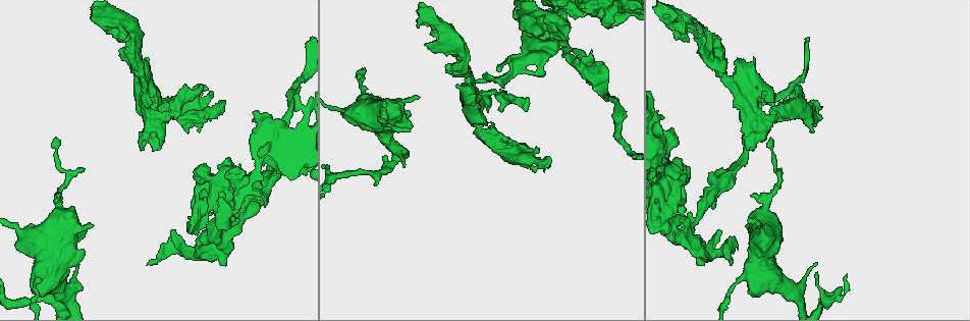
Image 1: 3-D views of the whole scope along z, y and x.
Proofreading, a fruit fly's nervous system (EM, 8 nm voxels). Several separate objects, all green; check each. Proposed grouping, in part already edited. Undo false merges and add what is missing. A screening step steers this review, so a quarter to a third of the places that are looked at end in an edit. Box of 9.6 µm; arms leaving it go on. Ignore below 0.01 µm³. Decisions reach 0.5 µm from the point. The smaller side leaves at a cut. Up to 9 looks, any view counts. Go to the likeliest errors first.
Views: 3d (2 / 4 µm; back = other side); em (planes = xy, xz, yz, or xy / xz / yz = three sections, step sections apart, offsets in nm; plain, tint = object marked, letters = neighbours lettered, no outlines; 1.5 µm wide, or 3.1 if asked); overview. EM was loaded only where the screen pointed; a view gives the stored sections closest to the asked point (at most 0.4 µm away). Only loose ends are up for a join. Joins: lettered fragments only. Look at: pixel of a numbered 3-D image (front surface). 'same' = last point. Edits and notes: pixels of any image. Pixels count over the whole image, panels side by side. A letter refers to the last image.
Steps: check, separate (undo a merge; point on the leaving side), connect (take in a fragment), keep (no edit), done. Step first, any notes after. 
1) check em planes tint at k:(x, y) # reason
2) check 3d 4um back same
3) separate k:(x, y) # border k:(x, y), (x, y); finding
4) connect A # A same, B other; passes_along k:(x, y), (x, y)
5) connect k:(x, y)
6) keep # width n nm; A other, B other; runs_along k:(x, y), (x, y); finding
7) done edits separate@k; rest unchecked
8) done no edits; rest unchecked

check 3d 2um at 1:(213, 204) # abrupt turn

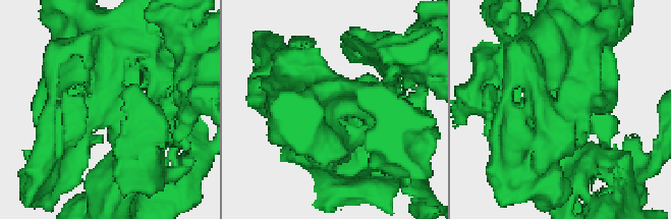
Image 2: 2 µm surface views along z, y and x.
check em planes plain at 2:(100, 108)

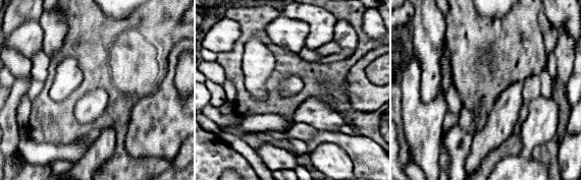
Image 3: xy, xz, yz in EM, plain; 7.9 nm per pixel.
check em planes letters same # see the neighbours

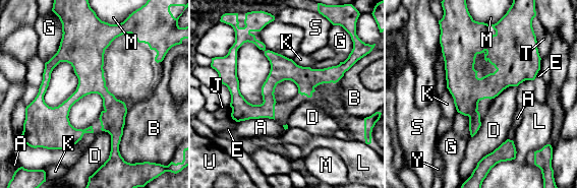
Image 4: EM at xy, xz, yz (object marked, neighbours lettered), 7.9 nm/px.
keep # longest_contact B 380 nm; A other, B other, D other, E other, G other, J other, K other, L other, M other, S other, T other, U other, Y other; runs_along 4:(68, 38), (113, 108), (115, 149); one cell here

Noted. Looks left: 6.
check em planes letters at 1:(603, 89) # calibre changes

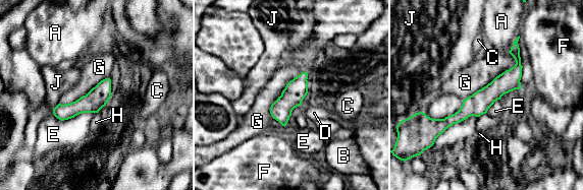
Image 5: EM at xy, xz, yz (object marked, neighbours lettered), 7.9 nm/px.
keep # A other, B other, C other, D other, E other, F other, G other, H other, J other; runs_along 5:(515, 45), (517, 68), (435, 127); one cell here

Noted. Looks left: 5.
check em xy step 4 tint at 1:(769, 131) # branch stops here

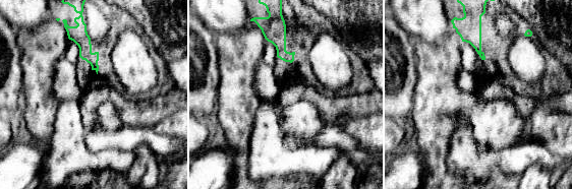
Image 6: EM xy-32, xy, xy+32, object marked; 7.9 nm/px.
check em planes letters same

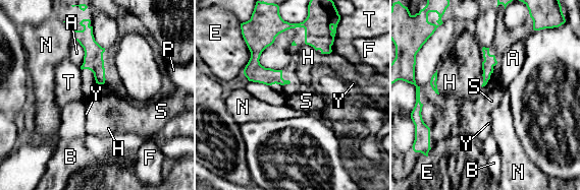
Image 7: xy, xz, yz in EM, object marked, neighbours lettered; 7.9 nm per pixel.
keep # A other, B other, E other, F other, H other, N other, P other, S other, T other, Y other; runs_along 7:(86, 23), (87, 41), (101, 81); no lettered fragment goes on from it

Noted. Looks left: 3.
check em planes tint at 1:(455, 39) # two arms in line, one across

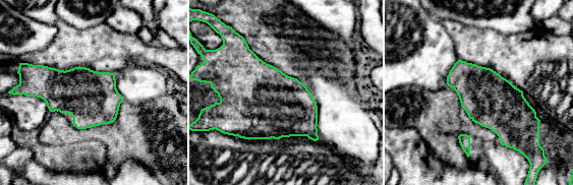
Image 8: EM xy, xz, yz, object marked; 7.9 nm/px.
check em planes letters same # see the neighbours

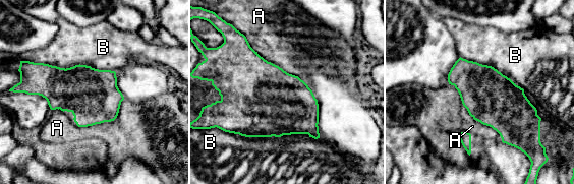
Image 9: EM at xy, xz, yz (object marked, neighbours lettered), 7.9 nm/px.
keep # A other, B other; border 9:(469, 114), (498, 132); continuous, no second cell

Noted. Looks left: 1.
done no edits; rest unchecked

